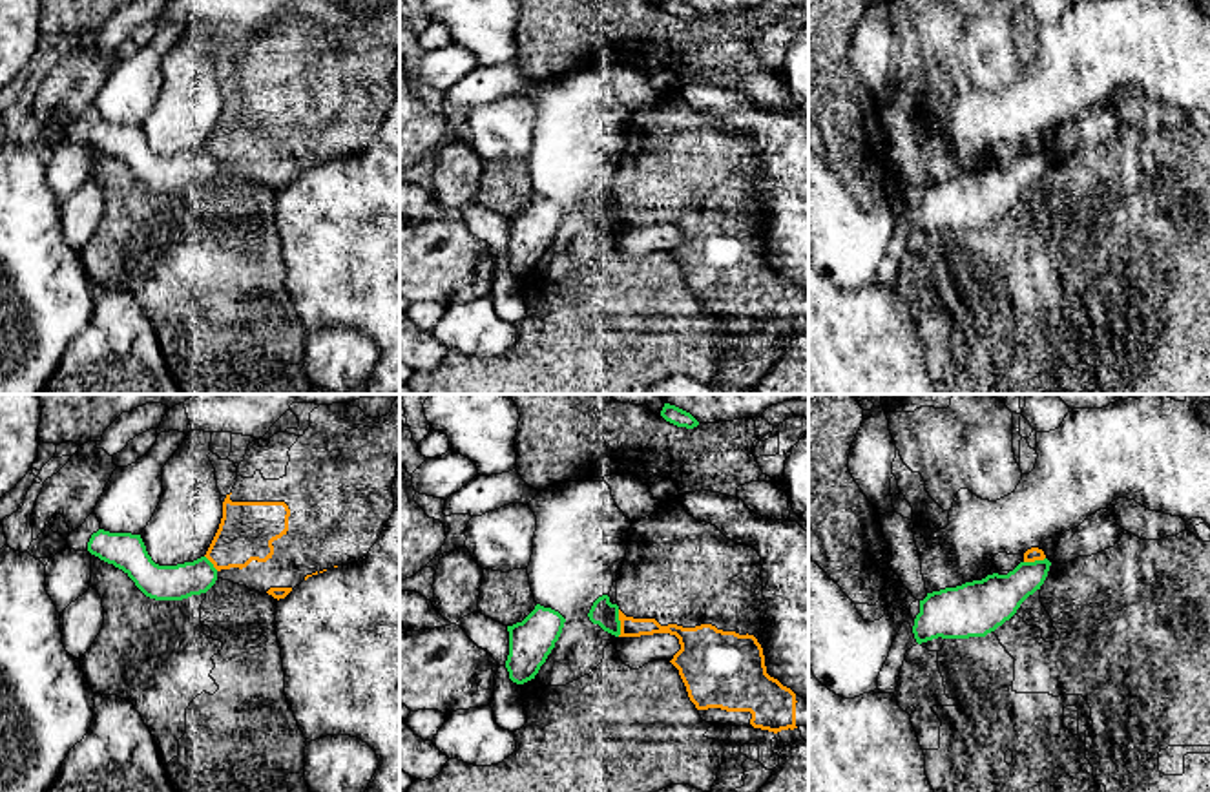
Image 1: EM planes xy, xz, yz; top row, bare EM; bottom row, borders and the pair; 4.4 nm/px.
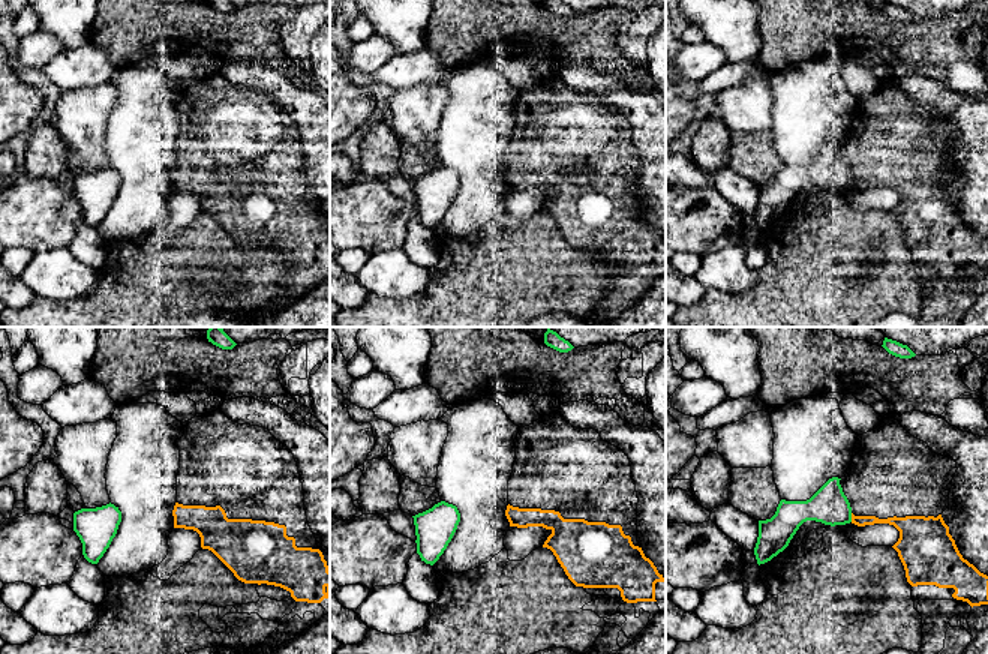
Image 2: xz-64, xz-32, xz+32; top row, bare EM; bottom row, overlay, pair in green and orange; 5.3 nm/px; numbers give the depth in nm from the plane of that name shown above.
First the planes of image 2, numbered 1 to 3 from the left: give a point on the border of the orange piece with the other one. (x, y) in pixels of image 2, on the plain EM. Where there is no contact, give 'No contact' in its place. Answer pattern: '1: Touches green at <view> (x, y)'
1: No contact
2: No contact
3: Touches green at xz+32 (850, 182)

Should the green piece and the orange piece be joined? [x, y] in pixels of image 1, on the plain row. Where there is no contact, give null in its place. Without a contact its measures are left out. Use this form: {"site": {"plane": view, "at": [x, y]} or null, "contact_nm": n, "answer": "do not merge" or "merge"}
{"site": {"plane": "xz", "at": [619, 214]}, "contact_nm": 120, "answer": "do not merge"}

